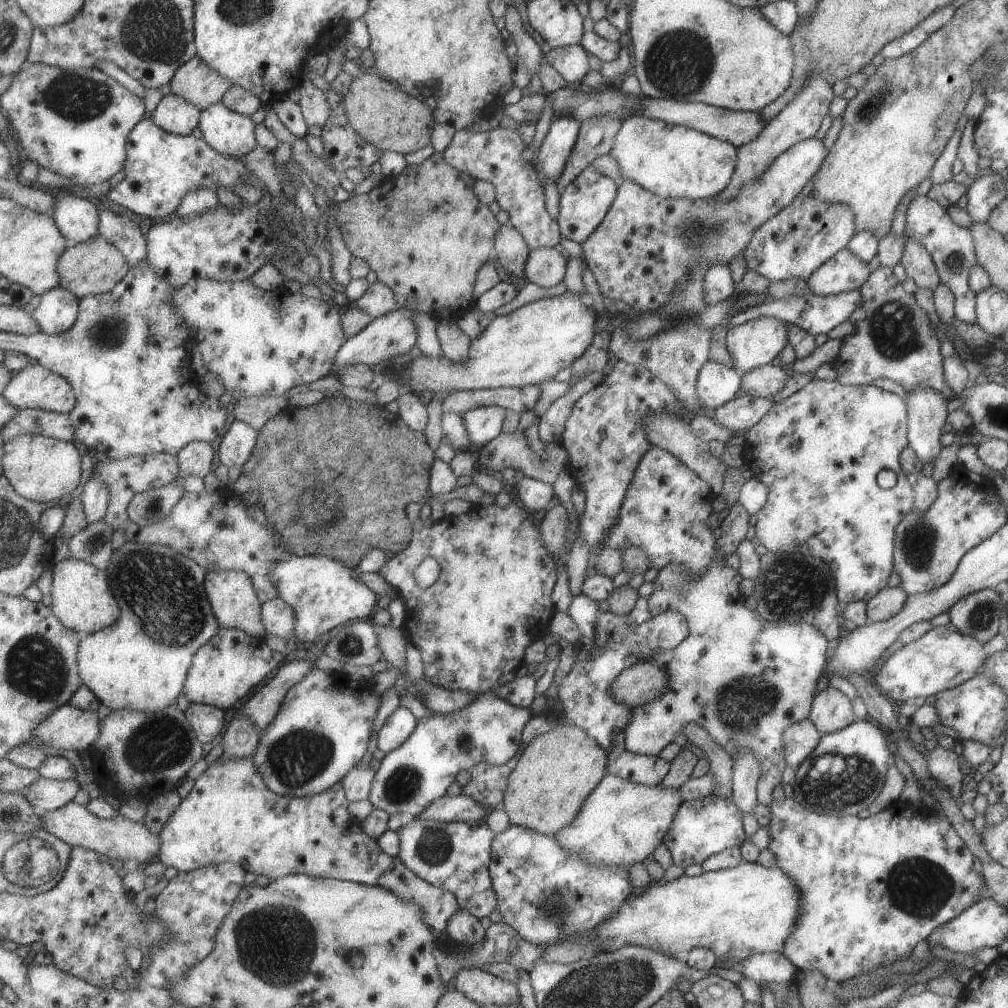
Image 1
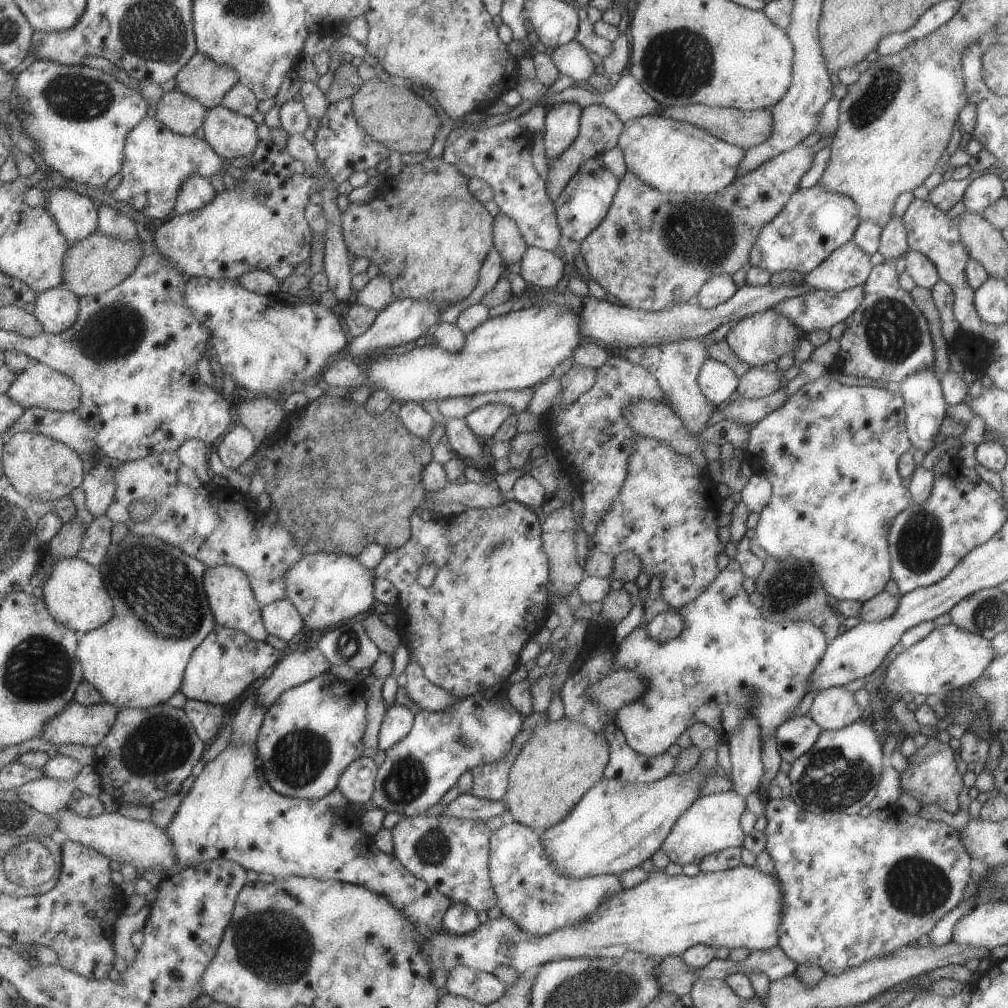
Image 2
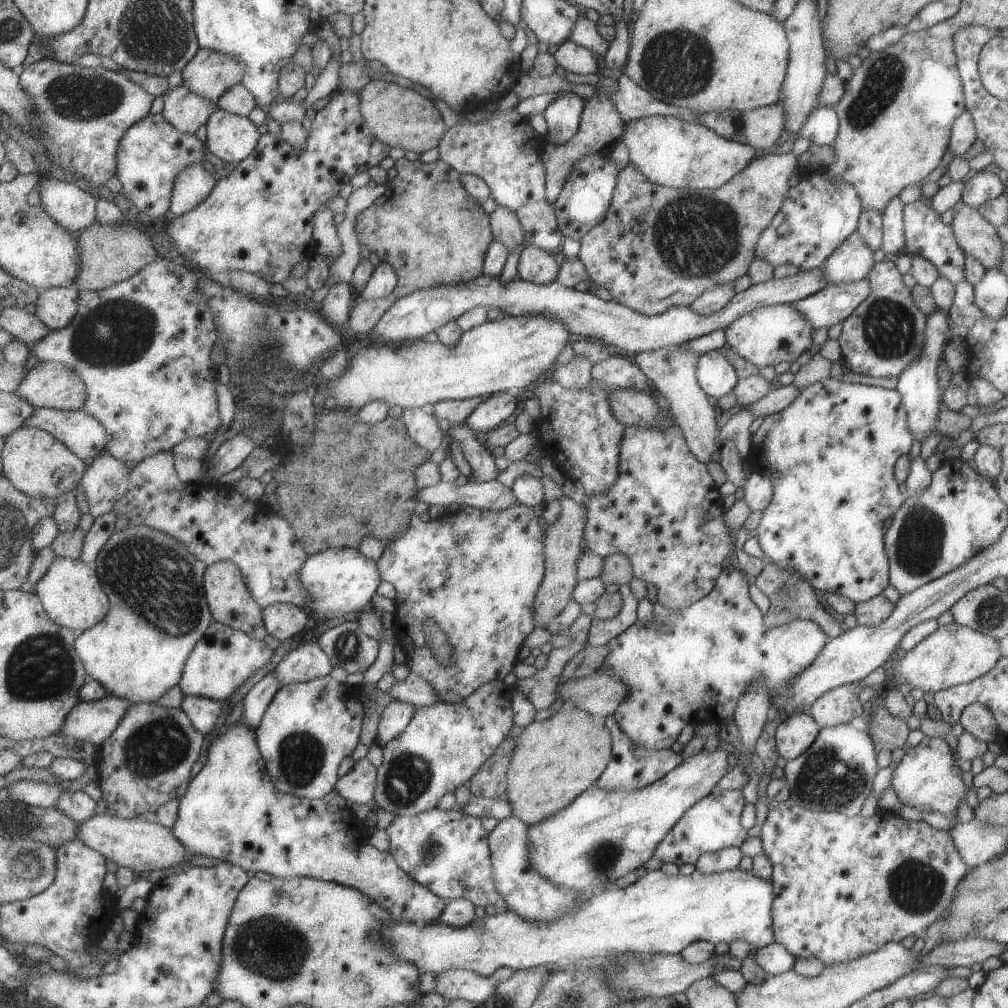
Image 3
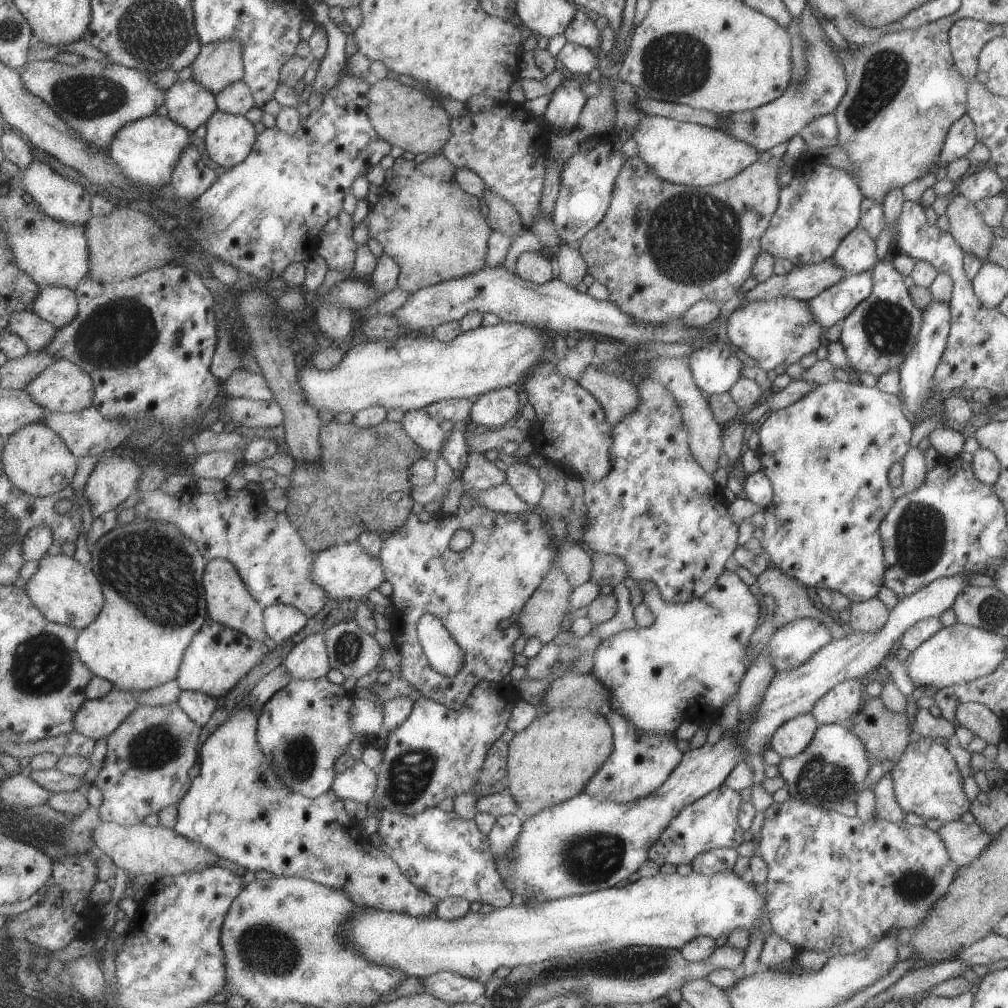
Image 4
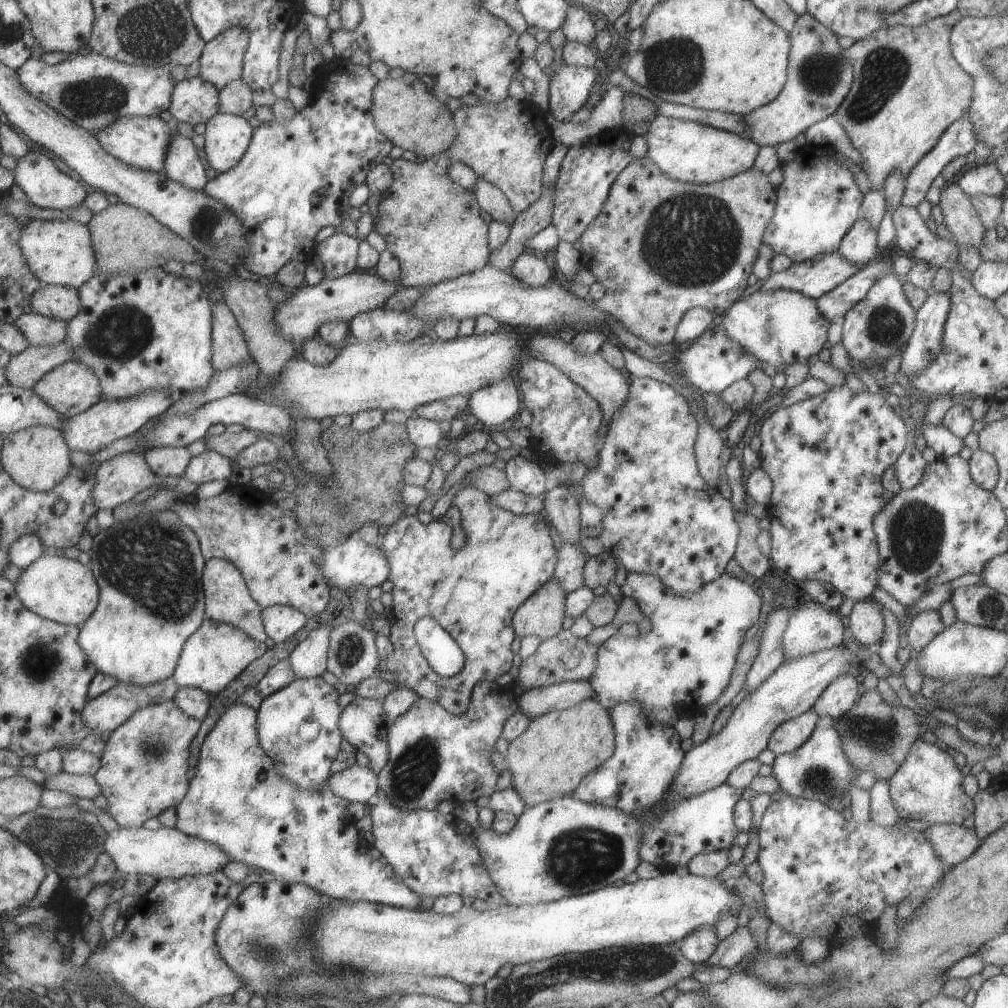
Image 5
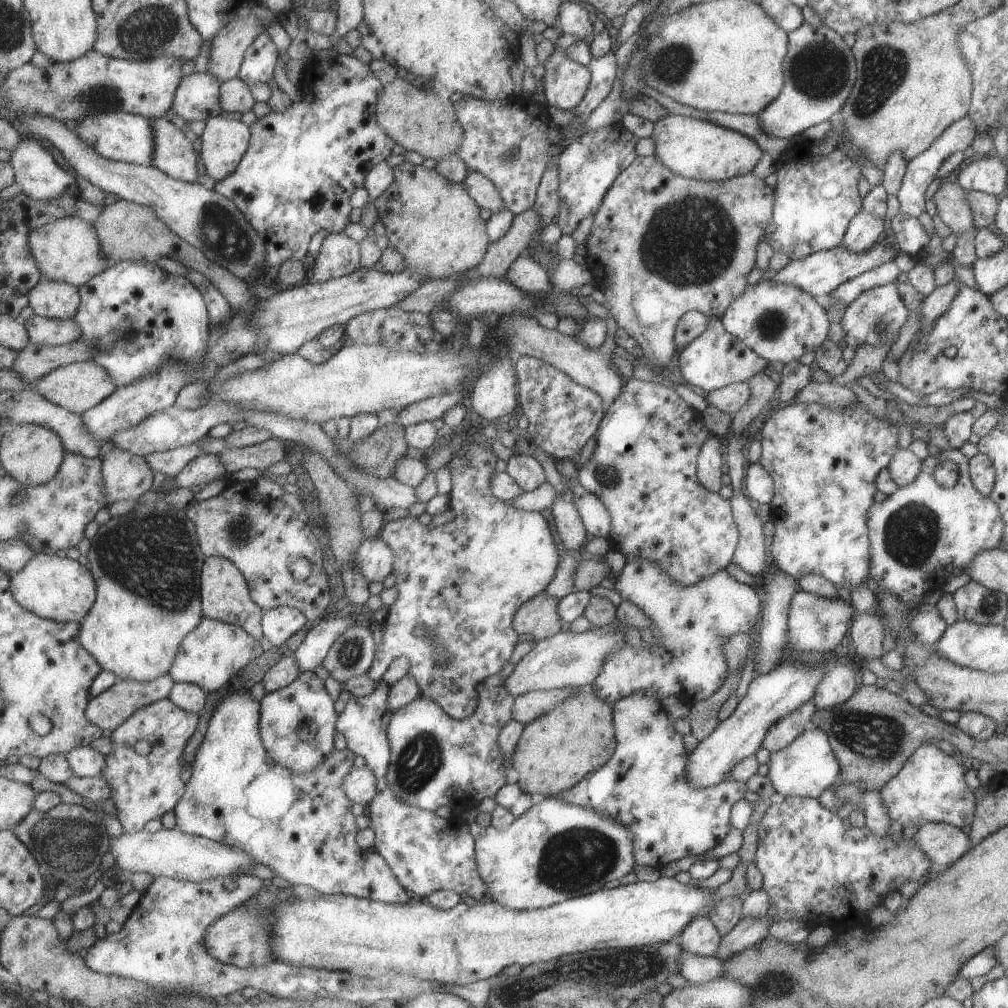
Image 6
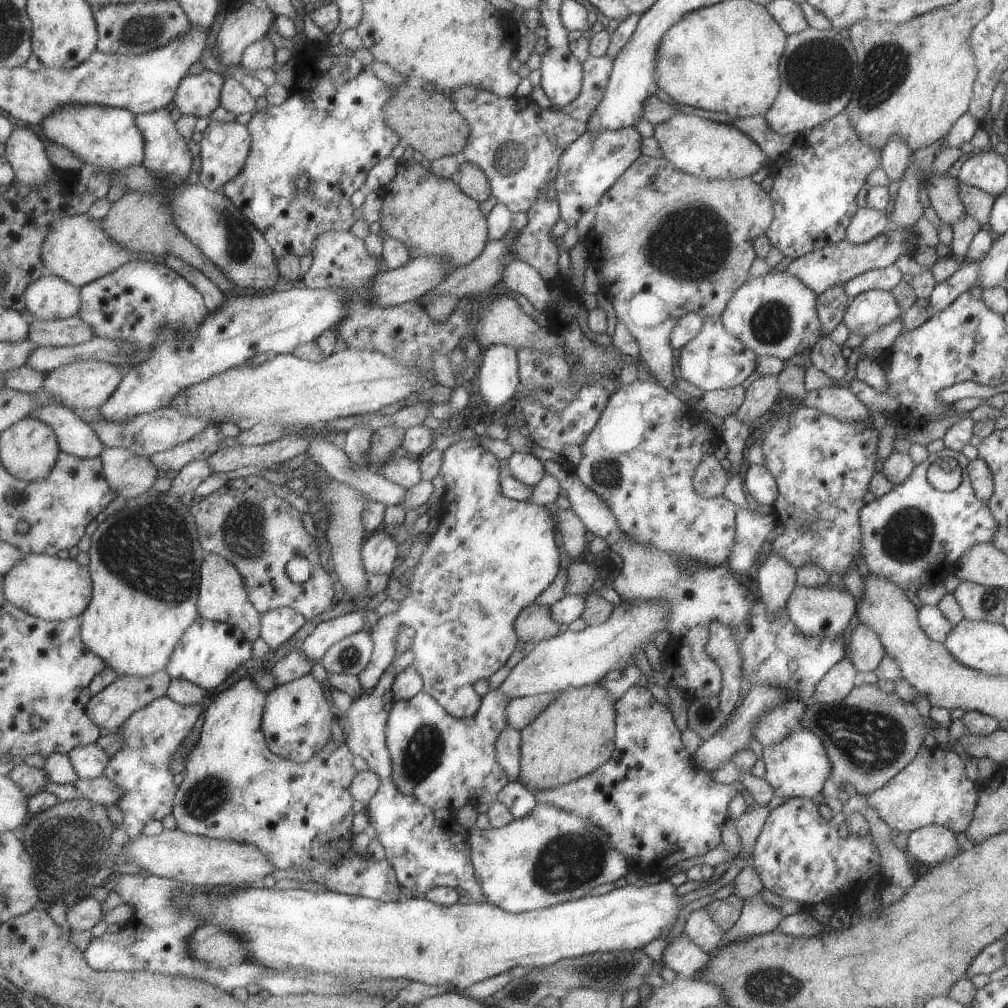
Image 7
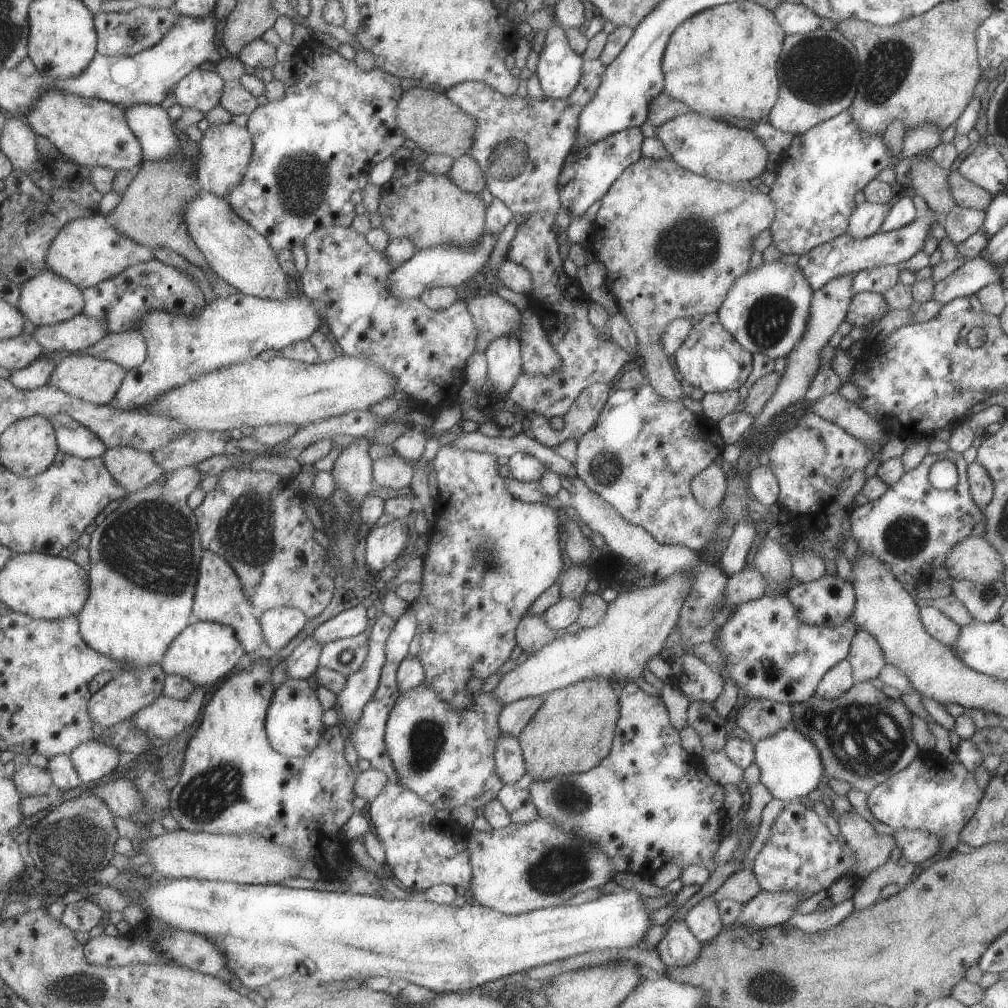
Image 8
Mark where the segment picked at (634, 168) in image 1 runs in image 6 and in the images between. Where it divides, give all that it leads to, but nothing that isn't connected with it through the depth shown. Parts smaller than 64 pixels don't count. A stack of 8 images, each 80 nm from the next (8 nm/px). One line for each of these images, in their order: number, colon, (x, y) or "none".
2: (674, 156)
3: (669, 152)
4: (687, 154)
5: (686, 151)
6: (694, 149)

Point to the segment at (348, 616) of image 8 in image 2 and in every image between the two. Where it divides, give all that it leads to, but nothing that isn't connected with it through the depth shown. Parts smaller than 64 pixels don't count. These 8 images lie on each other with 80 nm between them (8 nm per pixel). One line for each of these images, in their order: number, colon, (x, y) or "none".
2: (302, 665)
3: (309, 662)
4: (310, 660)
5: (309, 660)
6: (311, 655)
7: (326, 634)

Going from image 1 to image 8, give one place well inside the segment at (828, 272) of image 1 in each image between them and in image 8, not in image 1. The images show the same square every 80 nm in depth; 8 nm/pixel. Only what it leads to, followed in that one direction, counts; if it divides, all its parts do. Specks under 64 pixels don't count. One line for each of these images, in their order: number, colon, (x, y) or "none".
2: (847, 266)
3: (852, 260)
4: (856, 252)
5: (858, 246)
6: (864, 230)
7: (866, 223)
8: (865, 218)

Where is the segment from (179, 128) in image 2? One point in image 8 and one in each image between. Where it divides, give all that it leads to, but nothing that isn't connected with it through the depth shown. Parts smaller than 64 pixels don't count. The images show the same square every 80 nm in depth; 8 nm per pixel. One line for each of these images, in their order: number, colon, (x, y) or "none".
3: (187, 111)
4: (190, 104)
5: (195, 100)
6: (198, 98)
7: (200, 95)
8: (203, 90)

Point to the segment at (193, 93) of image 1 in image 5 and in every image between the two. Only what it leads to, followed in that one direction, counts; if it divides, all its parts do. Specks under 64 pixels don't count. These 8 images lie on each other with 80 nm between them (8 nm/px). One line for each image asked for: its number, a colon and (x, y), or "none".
2: (207, 80)
3: (211, 74)
4: (219, 65)
5: (222, 63)

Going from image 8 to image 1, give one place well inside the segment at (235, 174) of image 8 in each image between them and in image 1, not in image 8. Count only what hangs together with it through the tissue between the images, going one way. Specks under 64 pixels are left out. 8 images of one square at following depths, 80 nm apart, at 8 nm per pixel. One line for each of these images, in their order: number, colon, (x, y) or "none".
1: (232, 133)
2: (231, 134)
3: (231, 138)
4: (230, 139)
5: (228, 137)
6: (225, 141)
7: (225, 146)

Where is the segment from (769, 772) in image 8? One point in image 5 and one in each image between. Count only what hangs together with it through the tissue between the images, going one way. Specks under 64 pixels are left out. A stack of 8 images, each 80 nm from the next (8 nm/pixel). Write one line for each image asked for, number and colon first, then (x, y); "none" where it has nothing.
5: (818, 769)
6: (805, 768)
7: (797, 766)

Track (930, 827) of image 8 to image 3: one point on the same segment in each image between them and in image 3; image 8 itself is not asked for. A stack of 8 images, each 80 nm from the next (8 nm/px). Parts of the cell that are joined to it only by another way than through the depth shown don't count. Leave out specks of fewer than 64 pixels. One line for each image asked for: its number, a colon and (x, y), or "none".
3: (927, 778)
4: (926, 782)
5: (927, 787)
6: (930, 788)
7: (932, 789)

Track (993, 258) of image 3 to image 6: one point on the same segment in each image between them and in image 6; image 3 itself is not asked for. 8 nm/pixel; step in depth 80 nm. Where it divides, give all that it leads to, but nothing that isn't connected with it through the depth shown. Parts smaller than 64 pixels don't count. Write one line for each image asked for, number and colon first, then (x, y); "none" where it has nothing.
4: (971, 234)
5: (959, 217)
6: (951, 206)

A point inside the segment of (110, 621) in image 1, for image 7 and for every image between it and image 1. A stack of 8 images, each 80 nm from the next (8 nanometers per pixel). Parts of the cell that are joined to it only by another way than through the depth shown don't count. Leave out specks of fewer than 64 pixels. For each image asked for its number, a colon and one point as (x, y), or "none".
2: (76, 593)
3: (72, 593)
4: (67, 592)
5: (64, 590)
6: (61, 589)
7: (45, 586)

